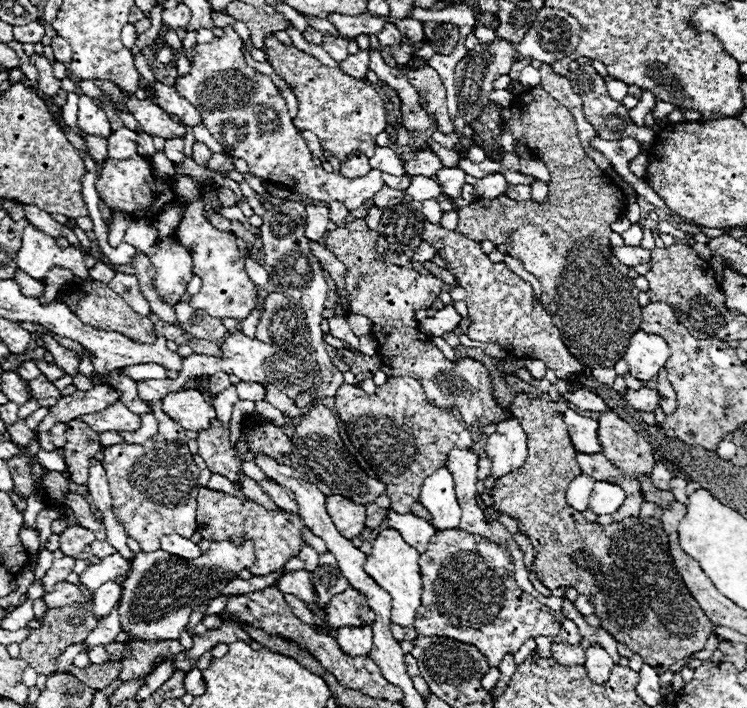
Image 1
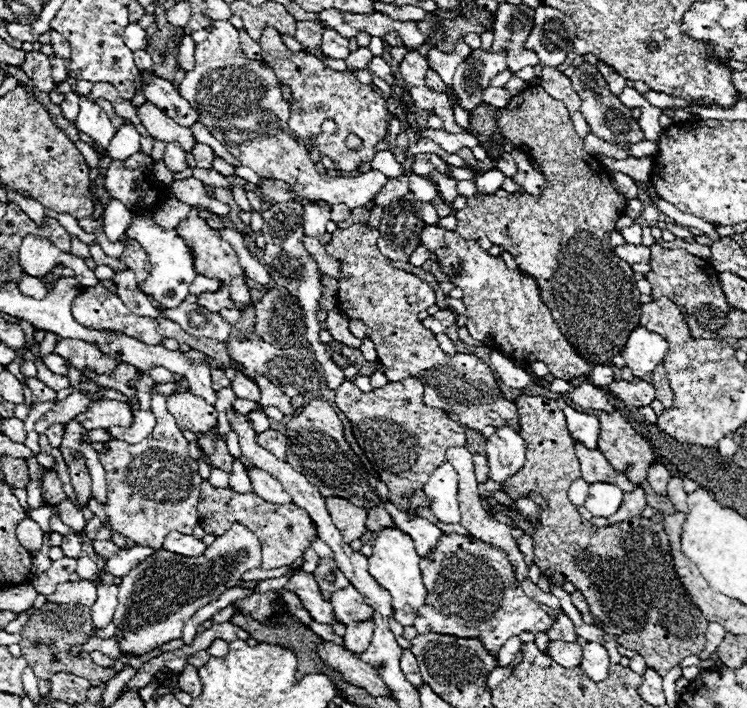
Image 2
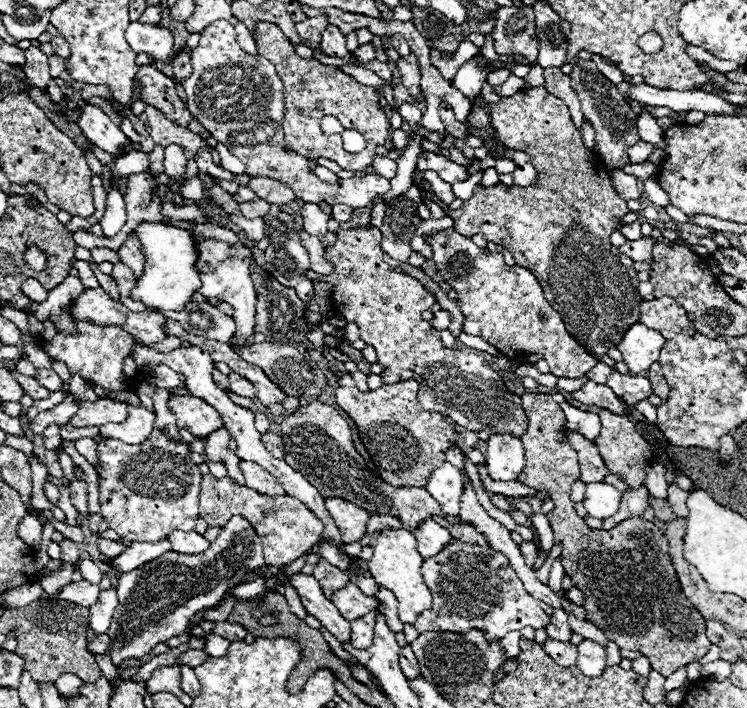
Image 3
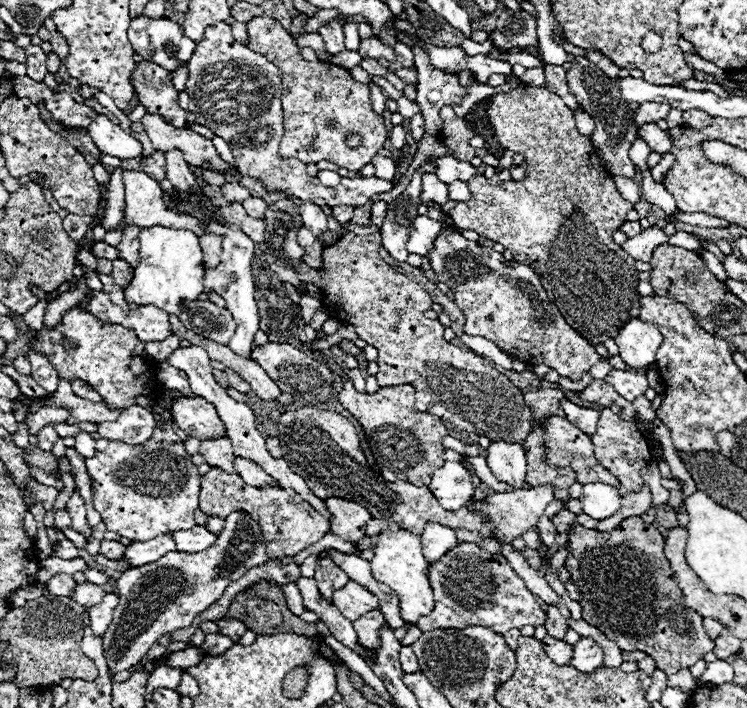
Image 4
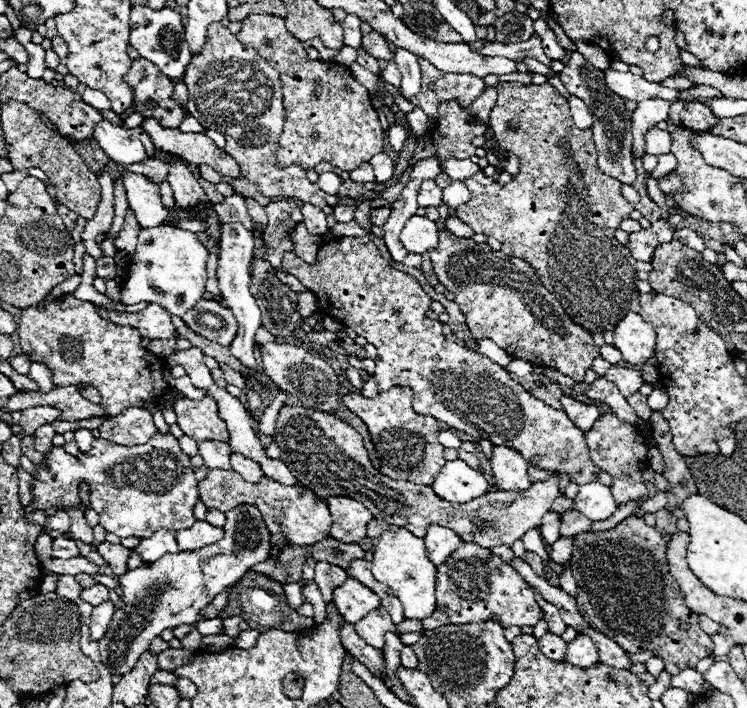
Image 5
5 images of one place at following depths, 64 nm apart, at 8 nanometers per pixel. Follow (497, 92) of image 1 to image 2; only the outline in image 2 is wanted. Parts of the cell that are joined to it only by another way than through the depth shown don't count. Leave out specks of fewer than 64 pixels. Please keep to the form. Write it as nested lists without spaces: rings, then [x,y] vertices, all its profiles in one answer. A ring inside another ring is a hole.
[[[489,86],[482,93],[483,101],[497,108],[504,108],[510,101],[510,98],[512,98],[512,95],[505,88]]]

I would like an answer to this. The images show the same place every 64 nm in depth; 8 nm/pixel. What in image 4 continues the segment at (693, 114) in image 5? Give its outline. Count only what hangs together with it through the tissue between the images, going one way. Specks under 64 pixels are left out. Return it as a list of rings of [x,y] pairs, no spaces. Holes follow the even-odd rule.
[[[694,108],[694,110],[682,112],[682,120],[684,120],[684,126],[688,126],[688,128],[706,128],[706,126],[710,126],[712,116],[704,110]]]

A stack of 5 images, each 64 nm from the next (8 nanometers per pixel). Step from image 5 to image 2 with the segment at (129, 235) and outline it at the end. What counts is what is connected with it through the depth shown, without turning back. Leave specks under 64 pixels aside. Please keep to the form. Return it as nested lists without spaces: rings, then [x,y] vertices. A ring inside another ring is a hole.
[[[126,240],[124,242],[124,252],[120,256],[120,260],[136,274],[136,282],[140,284],[148,274],[150,274],[150,262],[146,252],[142,250],[142,246],[136,240]]]

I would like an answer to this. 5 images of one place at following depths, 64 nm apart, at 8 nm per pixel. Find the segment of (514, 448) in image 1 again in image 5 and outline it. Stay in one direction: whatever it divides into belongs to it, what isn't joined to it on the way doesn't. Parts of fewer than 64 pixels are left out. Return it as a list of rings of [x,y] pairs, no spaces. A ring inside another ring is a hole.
[[[494,446],[494,456],[490,460],[494,486],[498,490],[514,490],[522,492],[530,488],[528,478],[528,462],[512,448]]]

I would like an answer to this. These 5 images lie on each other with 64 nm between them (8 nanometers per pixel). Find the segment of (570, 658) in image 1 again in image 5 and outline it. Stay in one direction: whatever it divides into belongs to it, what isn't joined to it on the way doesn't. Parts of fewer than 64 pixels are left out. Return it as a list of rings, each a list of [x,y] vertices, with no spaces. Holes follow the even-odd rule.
[[[550,632],[538,638],[538,648],[546,658],[556,660],[556,662],[562,662],[562,656],[566,654],[566,642],[560,636],[550,634]]]

